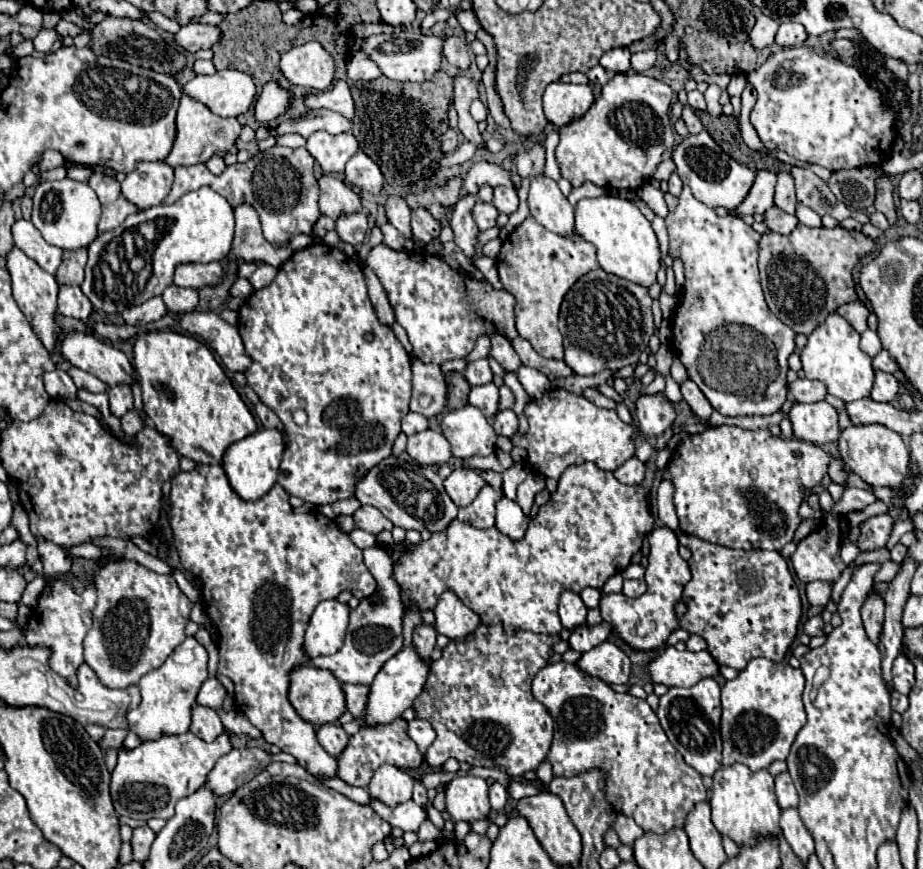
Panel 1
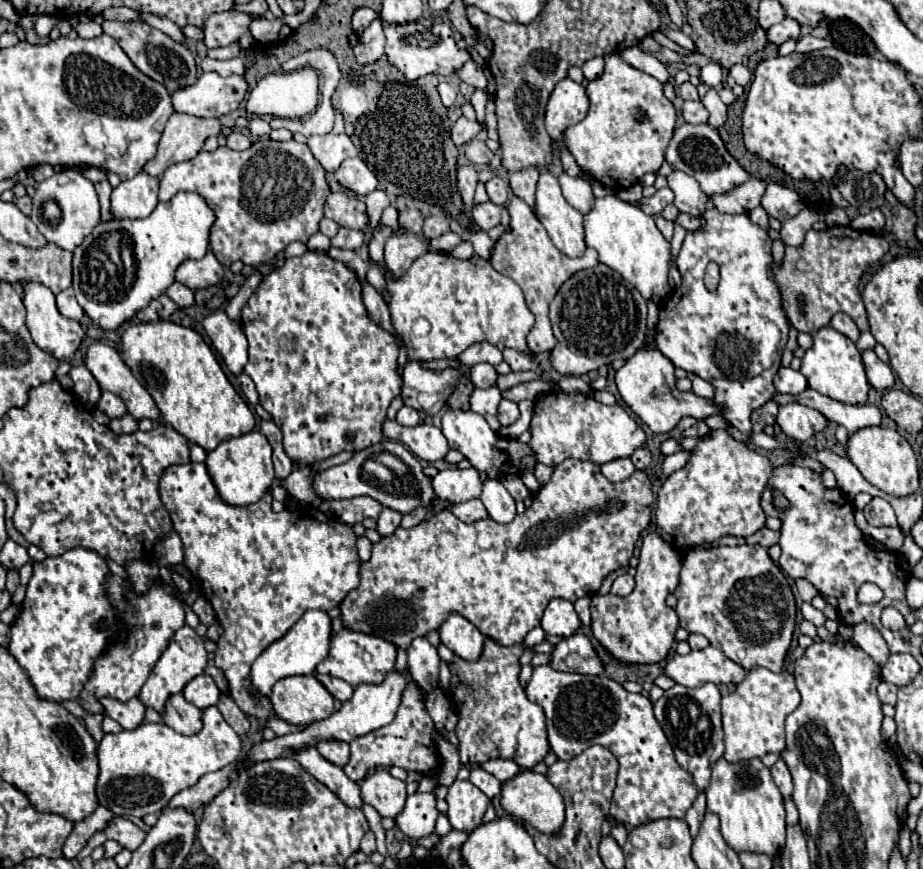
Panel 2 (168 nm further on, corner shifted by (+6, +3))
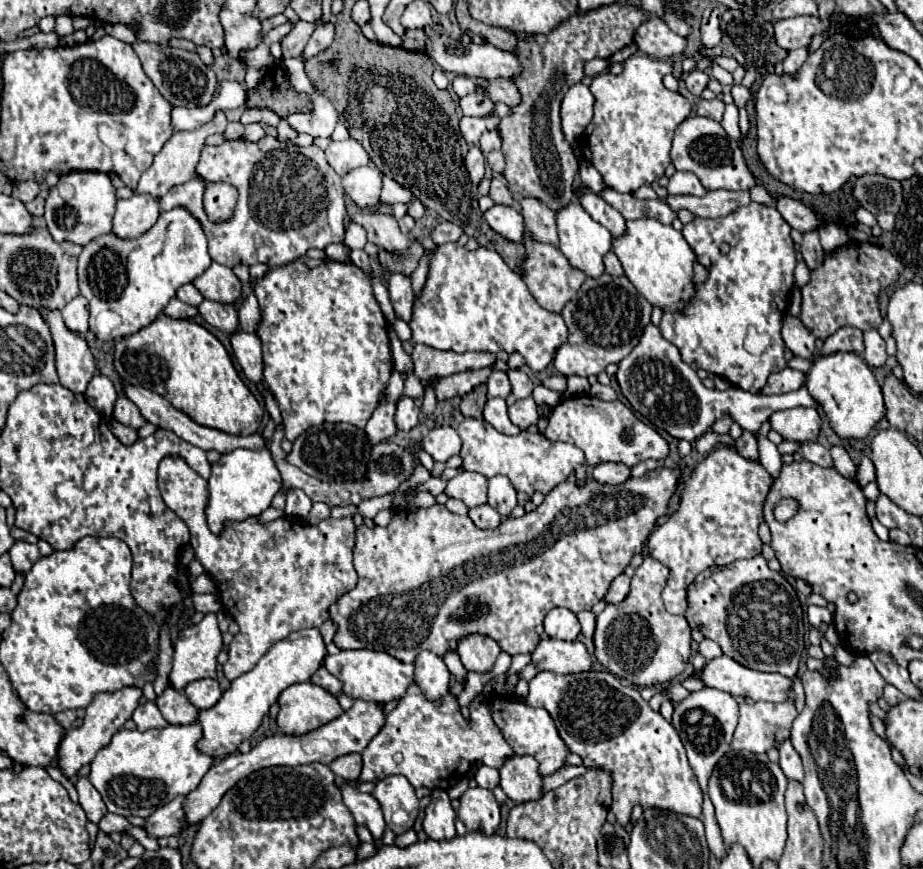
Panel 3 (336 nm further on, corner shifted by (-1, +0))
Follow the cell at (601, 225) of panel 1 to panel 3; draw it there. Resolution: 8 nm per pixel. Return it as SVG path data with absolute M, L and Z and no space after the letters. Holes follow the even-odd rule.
M654 218L628 220L626 232L622 236L612 238L612 252L618 256L626 278L652 306L676 312L682 310L684 304L694 296L692 284L694 252L686 244L682 232L674 230L672 226L660 224Z

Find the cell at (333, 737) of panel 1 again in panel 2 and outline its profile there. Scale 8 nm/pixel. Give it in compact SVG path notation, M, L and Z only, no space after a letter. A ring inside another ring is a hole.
M321 741L321 745L317 745L317 751L337 767L345 767L349 761L349 745L341 741Z

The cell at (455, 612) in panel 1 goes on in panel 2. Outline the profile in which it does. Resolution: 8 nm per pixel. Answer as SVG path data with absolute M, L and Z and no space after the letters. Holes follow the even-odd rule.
M453 613L445 625L441 625L439 635L443 645L449 647L457 657L465 661L477 661L481 657L485 635L459 613Z

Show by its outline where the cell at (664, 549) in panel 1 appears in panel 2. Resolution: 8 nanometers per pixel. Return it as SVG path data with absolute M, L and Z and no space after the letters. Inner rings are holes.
M647 533L643 537L639 555L639 565L635 573L635 589L627 597L615 597L615 595L593 595L591 599L591 631L593 637L601 643L601 647L621 665L633 665L633 663L659 663L663 661L673 643L675 643L675 631L679 627L679 619L675 609L667 607L665 599L679 583L679 571L681 571L681 559L677 551L673 551L657 533Z

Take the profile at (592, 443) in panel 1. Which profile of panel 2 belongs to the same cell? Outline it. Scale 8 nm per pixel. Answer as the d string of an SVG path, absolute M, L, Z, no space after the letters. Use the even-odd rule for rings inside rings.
M549 393L535 403L535 413L531 419L531 449L539 463L559 465L561 461L575 457L583 461L593 461L597 465L631 457L635 449L645 447L645 431L627 415L621 405L603 405L589 395L567 395Z

